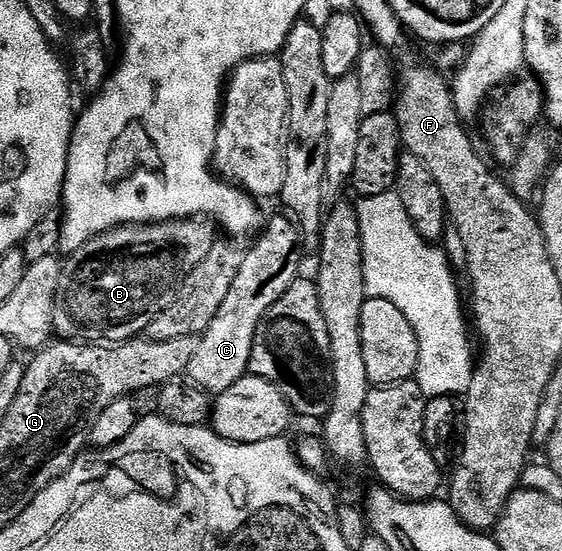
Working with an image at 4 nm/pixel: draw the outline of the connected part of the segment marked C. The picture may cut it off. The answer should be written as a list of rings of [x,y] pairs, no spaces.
[[[295,222],[272,223],[259,232],[256,244],[247,248],[238,273],[234,273],[234,285],[230,285],[230,293],[222,301],[222,307],[204,334],[199,336],[194,355],[186,370],[186,379],[191,386],[208,392],[209,396],[221,395],[230,385],[243,379],[248,374],[250,353],[254,345],[254,337],[262,317],[290,289],[290,285],[298,278],[296,271],[296,246],[301,246],[302,236]]]

